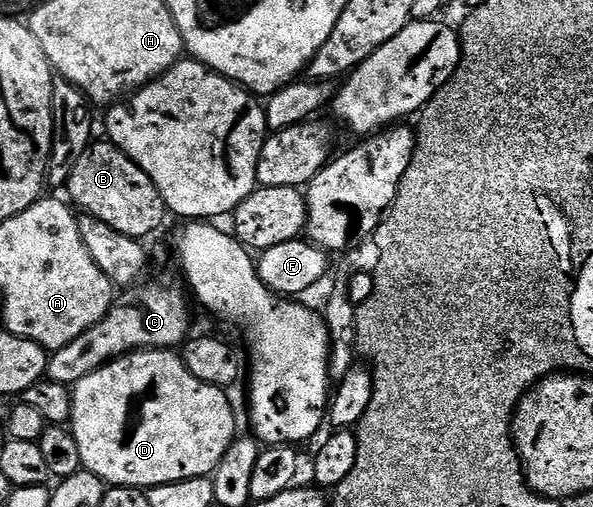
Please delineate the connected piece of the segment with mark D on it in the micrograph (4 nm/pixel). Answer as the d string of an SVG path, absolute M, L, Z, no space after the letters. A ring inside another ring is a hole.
M143 348L118 356L116 360L110 360L102 368L97 368L91 374L79 378L77 383L72 385L71 399L69 401L69 420L71 431L75 438L75 446L79 446L79 458L82 469L95 474L99 479L104 480L106 485L118 488L140 488L148 490L155 486L163 486L171 482L183 482L200 476L212 477L216 466L231 447L233 441L239 436L237 431L237 420L233 417L233 404L229 401L230 393L223 388L216 388L207 382L199 382L191 370L183 363L176 351L163 348Z

